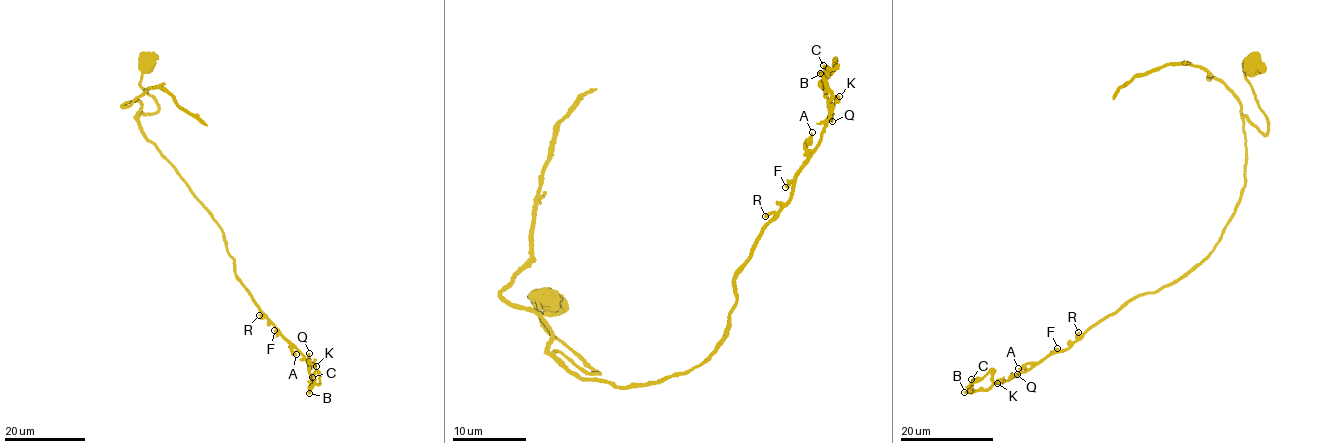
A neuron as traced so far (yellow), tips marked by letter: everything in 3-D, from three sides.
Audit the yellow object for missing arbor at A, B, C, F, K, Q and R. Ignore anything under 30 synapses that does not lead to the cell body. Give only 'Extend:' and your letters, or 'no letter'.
Extend: B

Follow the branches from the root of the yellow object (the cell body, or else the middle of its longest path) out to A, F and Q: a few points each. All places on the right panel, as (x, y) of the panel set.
A: (1251, 62), (1244, 77), (1268, 130), (1244, 117), (1244, 187), (1213, 249), (1067, 349), (1018, 368)
F: (1251, 62), (1244, 77), (1268, 130), (1244, 117), (1244, 187), (1217, 243), (1180, 277), (1057, 348)
Q: (1251, 62), (1244, 77), (1268, 130), (1244, 117), (1244, 187), (1213, 249), (1017, 374)

